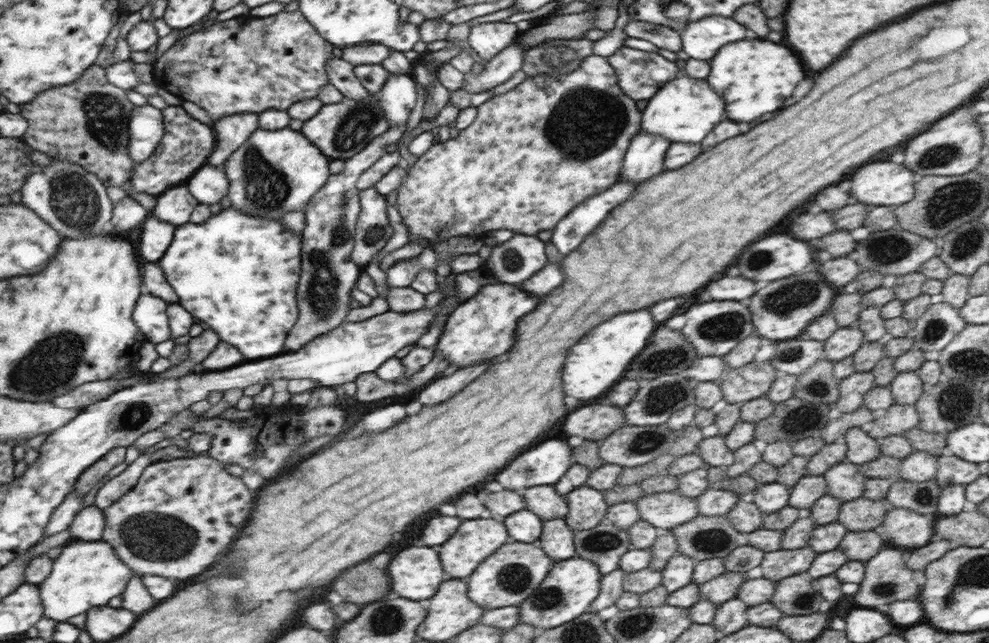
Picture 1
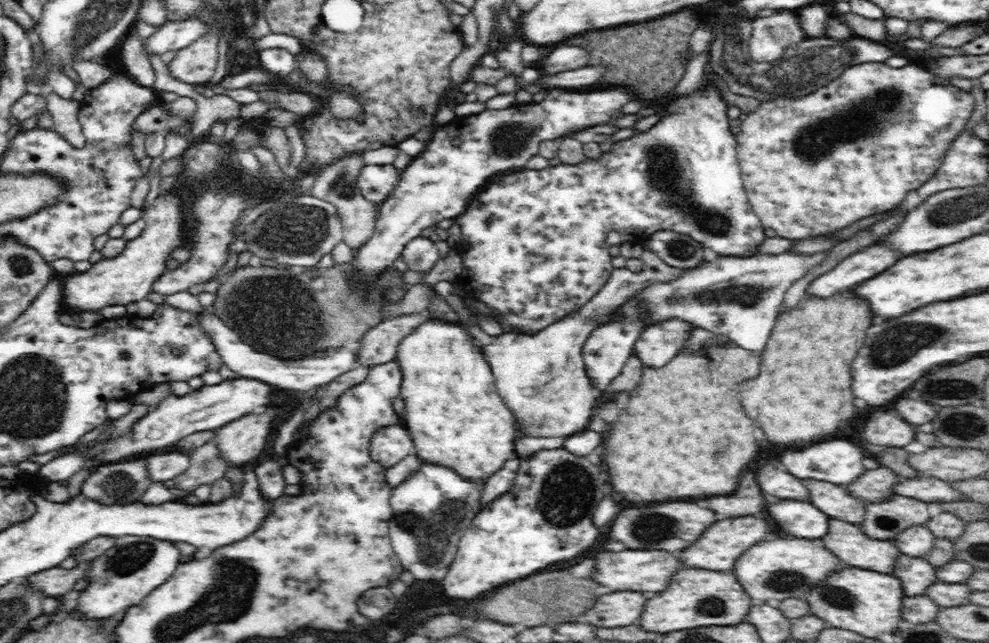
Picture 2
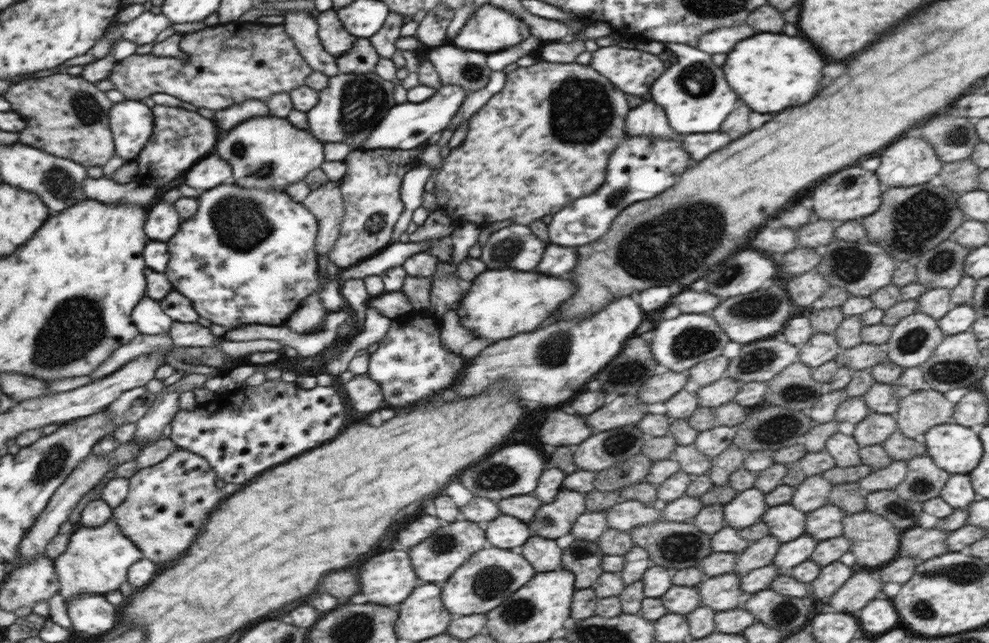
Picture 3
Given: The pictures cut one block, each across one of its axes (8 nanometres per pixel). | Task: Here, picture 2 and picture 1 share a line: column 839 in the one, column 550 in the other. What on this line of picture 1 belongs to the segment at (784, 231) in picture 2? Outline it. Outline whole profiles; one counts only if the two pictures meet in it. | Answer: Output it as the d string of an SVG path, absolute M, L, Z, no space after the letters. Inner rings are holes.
M592 54L584 60L576 71L568 75L527 77L510 91L501 96L494 95L480 107L474 108L478 111L476 118L472 124L459 132L458 137L432 145L418 157L418 161L412 167L407 169L408 174L397 188L396 202L400 216L402 216L402 222L410 232L410 242L422 247L434 247L436 244L448 241L448 238L476 236L476 234L490 232L490 230L512 230L518 234L534 236L541 230L553 230L562 218L568 212L572 212L580 202L604 193L604 190L610 189L612 185L619 182L628 146L631 146L631 141L640 132L640 116L643 112L636 108L634 99L626 95L619 87L616 70L608 63L606 57Z

